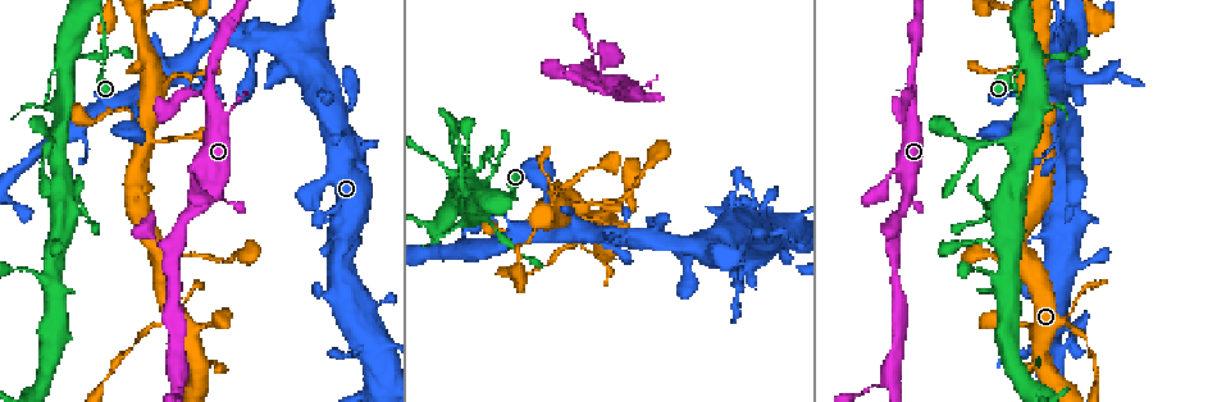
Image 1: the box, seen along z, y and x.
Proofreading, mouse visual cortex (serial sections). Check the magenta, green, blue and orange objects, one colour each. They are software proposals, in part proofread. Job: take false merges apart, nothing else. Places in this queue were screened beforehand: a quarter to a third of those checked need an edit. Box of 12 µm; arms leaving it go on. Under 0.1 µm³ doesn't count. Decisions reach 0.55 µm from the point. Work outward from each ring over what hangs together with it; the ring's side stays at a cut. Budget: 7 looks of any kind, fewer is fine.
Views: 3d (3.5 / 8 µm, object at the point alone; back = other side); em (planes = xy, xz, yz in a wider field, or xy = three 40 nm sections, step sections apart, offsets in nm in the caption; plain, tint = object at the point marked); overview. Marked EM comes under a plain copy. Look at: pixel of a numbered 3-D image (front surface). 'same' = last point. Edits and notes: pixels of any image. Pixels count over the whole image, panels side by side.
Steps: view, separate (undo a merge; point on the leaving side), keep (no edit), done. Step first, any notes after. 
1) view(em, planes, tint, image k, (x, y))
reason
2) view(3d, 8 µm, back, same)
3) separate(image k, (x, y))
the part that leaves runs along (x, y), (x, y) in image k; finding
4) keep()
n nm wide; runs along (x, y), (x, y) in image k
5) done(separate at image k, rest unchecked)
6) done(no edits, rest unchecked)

view(em, xy, step 5, tint, image 1, (1030, 252))
three-way junction

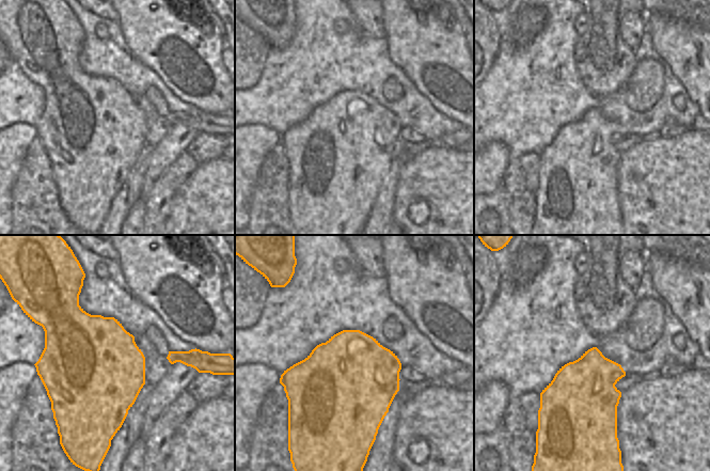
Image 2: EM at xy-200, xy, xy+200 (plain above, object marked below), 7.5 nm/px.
view(3d, 3.5 µm, same)

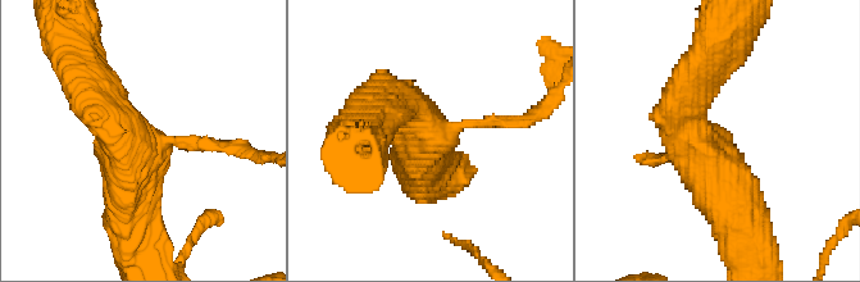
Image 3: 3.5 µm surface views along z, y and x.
keep()
arms of 150, 500, 600 nm; continuous, no second cell

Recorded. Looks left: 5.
view(3d, 8 µm, image 1, (1070, 324))
calibre changes

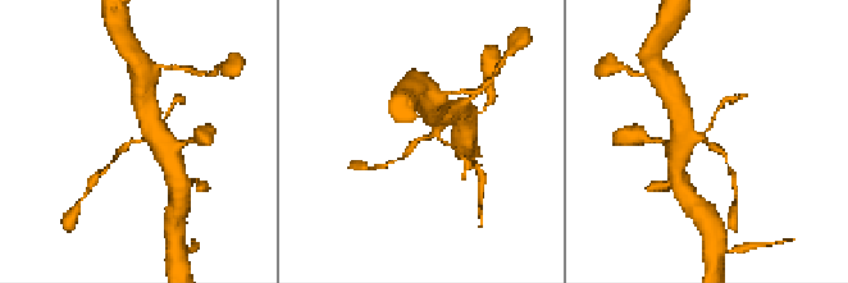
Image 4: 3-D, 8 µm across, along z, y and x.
view(em, xy, step 3, tint, image 4, (709, 145))
arms of 150, 350 nm

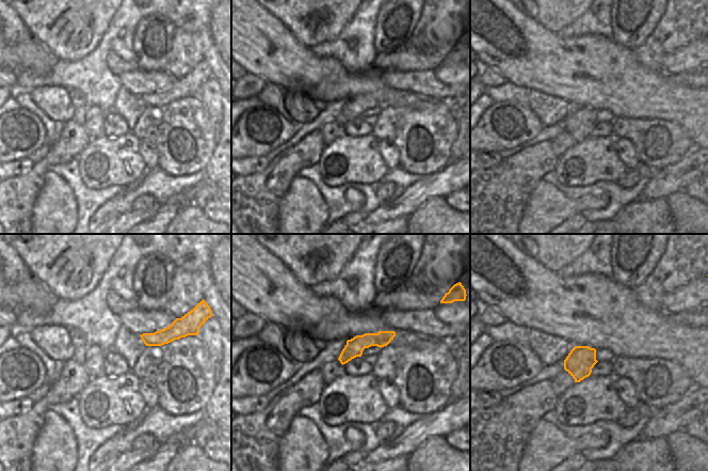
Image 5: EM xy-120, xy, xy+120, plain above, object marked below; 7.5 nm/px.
keep()
runs along (391, 333), (360, 342), (342, 360) in image 5; all the same cell

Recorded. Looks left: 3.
view(3d, 3.5 µm, image 1, (178, 379))
abrupt turn

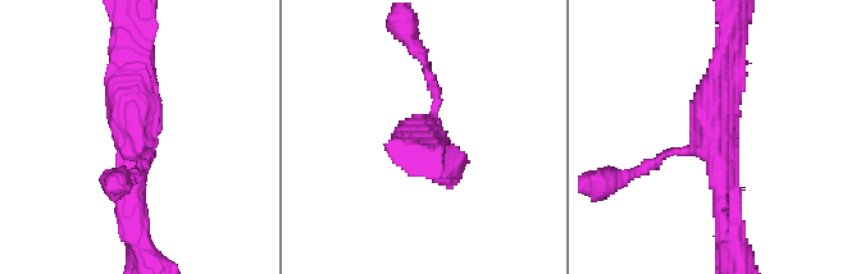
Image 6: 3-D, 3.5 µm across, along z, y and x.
view(em, xy, step 3, tint, image 6, (709, 139))

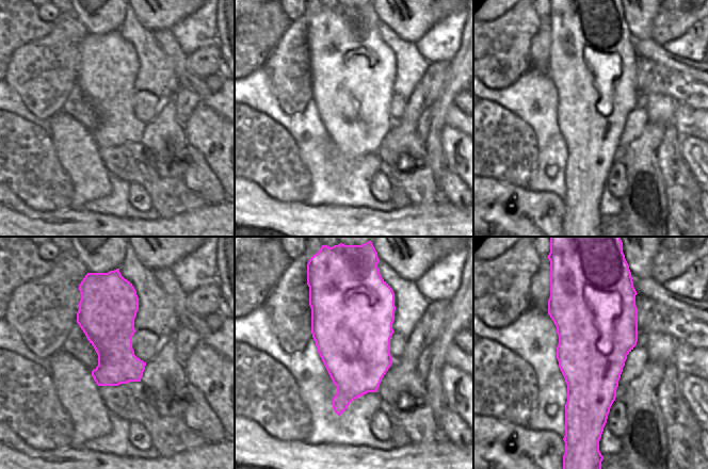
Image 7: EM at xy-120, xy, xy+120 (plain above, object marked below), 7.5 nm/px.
keep()
runs along (731, 56), (711, 135), (642, 170) in image 6; all the same cell

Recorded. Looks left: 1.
done(no edits, rest unchecked)

